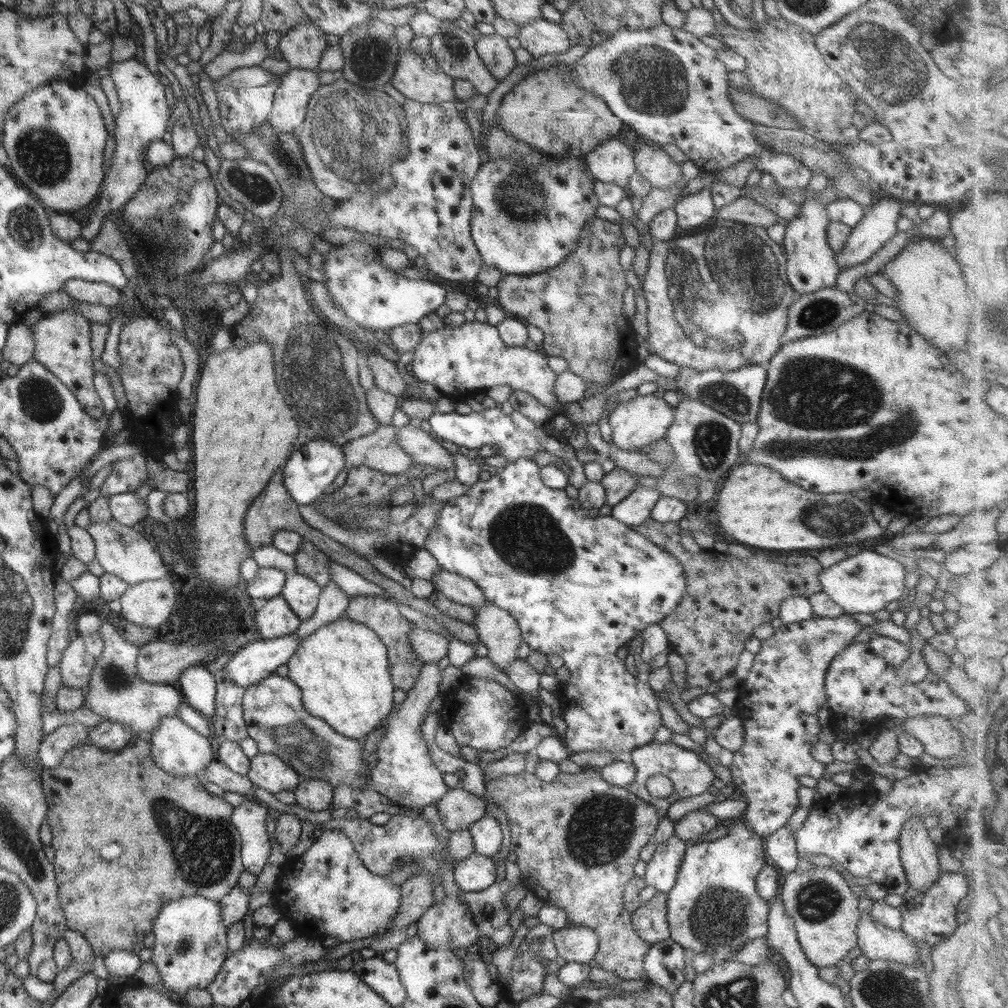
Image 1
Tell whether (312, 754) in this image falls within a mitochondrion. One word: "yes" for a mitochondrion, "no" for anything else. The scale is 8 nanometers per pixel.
yes

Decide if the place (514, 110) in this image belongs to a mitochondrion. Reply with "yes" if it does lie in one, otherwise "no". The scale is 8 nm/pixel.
no

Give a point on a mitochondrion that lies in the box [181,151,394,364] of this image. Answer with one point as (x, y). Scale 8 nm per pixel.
(258, 189)

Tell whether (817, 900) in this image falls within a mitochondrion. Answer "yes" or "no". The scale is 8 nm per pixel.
yes

